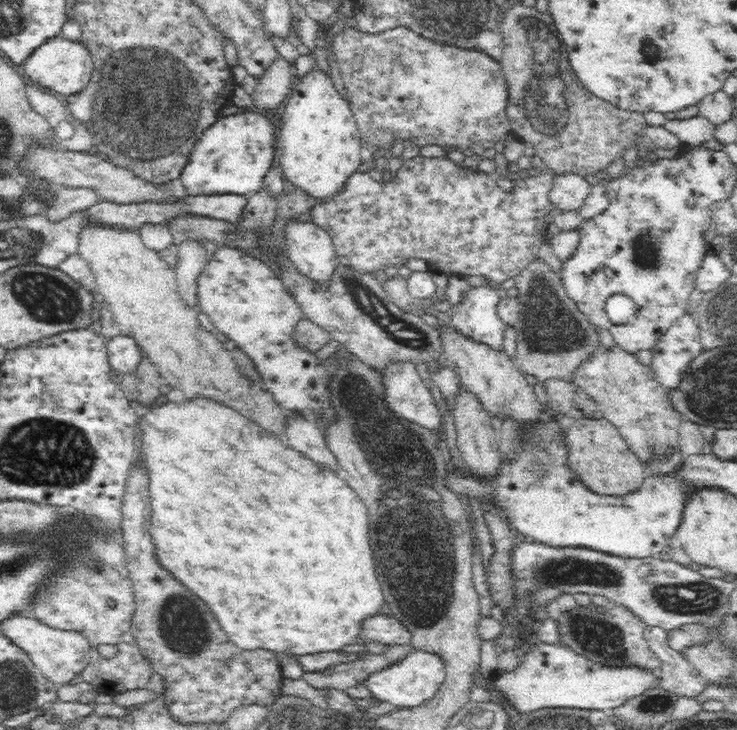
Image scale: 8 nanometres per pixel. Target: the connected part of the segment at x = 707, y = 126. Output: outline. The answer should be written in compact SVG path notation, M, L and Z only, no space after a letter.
M703 116L667 120L663 128L678 136L682 147L698 147L704 142L714 139L716 125Z

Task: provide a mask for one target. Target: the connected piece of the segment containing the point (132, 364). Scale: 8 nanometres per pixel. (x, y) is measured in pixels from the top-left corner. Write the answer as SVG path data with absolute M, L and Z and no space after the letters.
M124 334L107 339L106 348L110 367L119 375L134 374L144 354L138 343L132 337Z

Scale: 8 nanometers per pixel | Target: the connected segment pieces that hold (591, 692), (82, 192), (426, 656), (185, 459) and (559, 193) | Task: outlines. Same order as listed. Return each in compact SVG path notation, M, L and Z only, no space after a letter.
M533 642L529 646L528 652L522 658L522 664L516 668L516 671L502 671L494 675L494 689L500 690L512 708L521 714L530 714L534 710L540 709L569 709L570 706L575 709L602 710L610 712L613 708L622 706L630 698L644 694L650 688L660 688L662 680L661 672L654 669L644 669L642 666L630 664L630 666L606 666L588 660L588 658L573 652L569 647L562 644L544 644Z
M55 187L52 195L54 195L52 198L54 204L51 204L51 207L44 214L50 220L64 220L72 213L102 201L96 190L92 188Z
M415 650L399 663L390 665L382 671L367 677L365 684L380 701L390 702L396 706L412 708L430 700L446 680L446 666L436 653Z
M198 396L188 402L166 402L158 408L148 410L146 416L136 422L136 455L133 464L144 467L150 478L148 496L152 524L150 536L154 543L154 557L160 567L174 579L196 594L208 604L220 622L226 636L243 651L265 649L277 654L312 654L318 652L341 651L354 645L361 637L361 623L370 616L381 614L386 605L380 582L376 578L372 562L371 538L369 535L369 514L366 505L356 491L338 473L327 471L316 465L304 454L289 445L284 446L276 436L264 430L258 423L245 418L231 405L220 404L208 397Z
M575 173L558 174L555 178L550 201L560 211L580 211L592 190L592 179Z

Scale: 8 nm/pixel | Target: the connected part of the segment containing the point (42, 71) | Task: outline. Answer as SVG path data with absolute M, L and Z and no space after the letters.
M60 35L48 39L42 46L35 48L34 52L20 65L19 70L29 83L42 86L53 93L60 92L63 95L70 95L87 86L94 67L89 50L80 40L71 41Z

